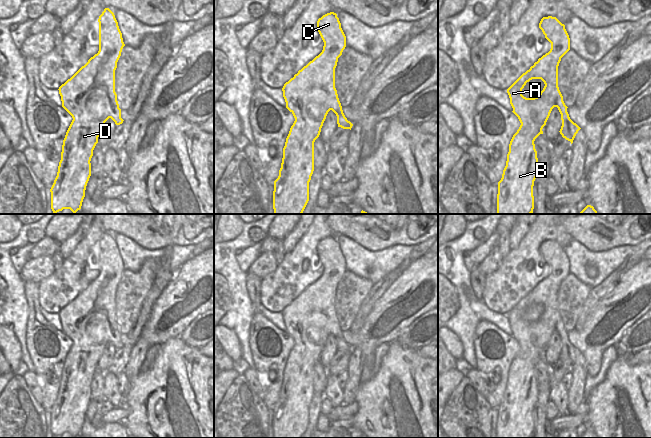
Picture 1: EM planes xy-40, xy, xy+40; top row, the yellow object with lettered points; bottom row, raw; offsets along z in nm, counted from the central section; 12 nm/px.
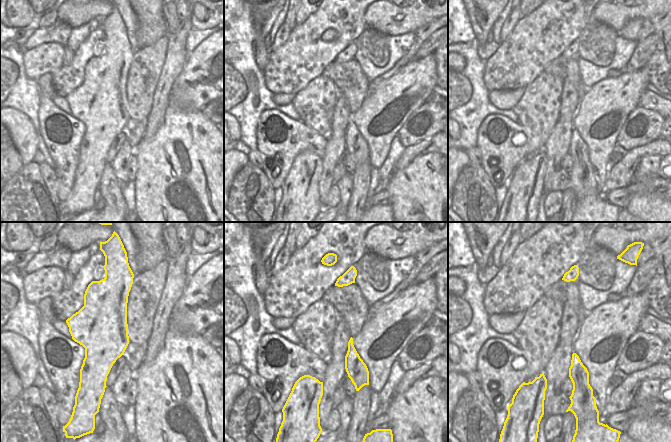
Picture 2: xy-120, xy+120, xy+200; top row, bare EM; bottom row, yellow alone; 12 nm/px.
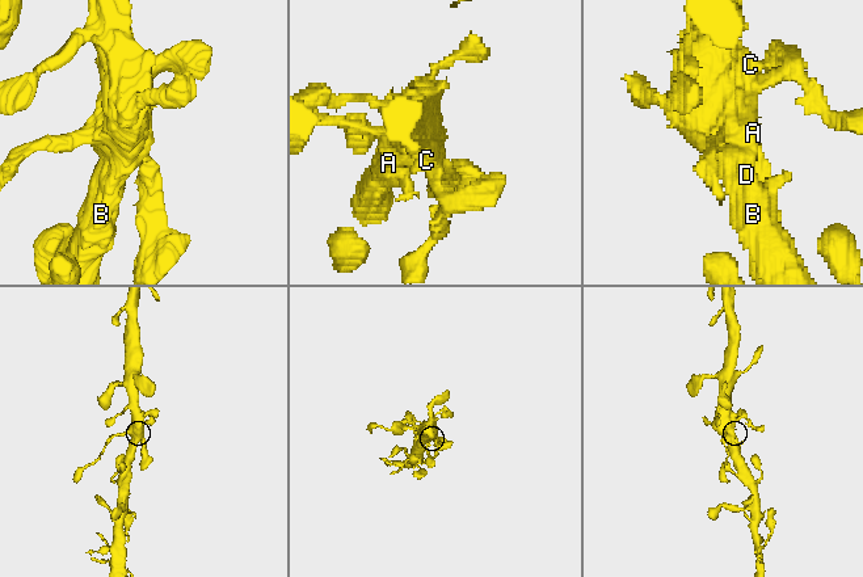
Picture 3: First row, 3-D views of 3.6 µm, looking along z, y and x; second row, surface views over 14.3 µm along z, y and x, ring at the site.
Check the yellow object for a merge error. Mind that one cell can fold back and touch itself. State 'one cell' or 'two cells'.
one cell

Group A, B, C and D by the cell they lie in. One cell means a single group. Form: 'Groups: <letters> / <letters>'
Groups: A B C D.

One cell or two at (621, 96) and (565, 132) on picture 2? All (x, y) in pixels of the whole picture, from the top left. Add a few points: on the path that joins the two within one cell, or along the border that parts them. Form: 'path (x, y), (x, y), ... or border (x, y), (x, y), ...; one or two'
border (571, 122), (574, 128); two

